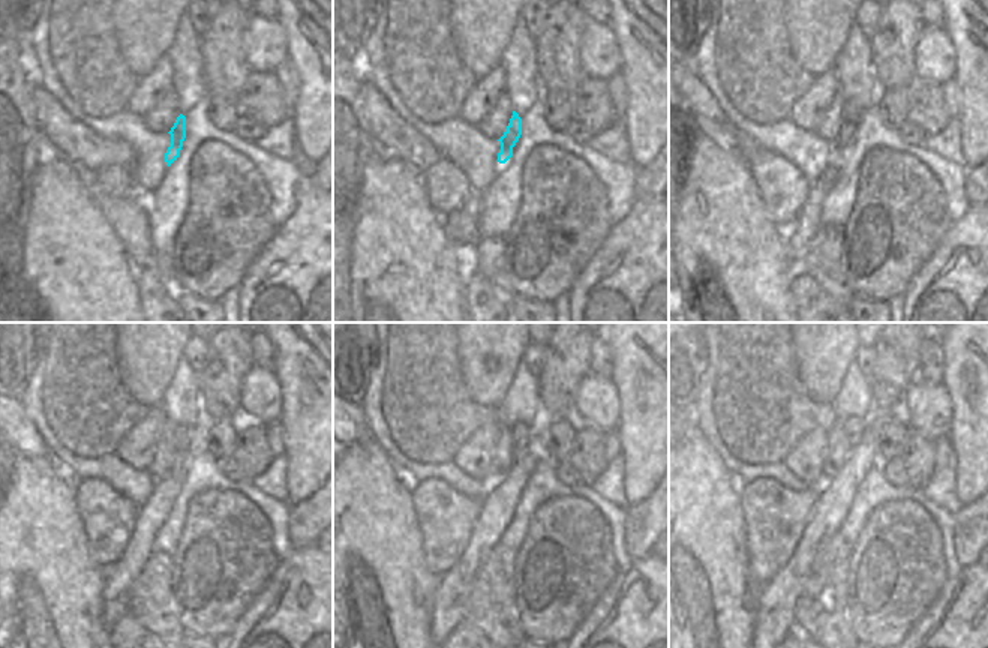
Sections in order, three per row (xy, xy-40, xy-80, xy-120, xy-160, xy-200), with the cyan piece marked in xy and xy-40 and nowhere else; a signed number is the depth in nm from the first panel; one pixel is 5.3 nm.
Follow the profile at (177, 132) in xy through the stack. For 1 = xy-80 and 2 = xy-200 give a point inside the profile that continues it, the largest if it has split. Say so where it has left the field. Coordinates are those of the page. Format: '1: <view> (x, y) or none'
1: xy-80 (850, 113)
2: xy-200 (853, 428)

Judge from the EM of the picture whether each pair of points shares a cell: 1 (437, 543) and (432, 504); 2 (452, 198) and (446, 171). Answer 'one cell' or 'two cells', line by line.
1: one cell
2: one cell

